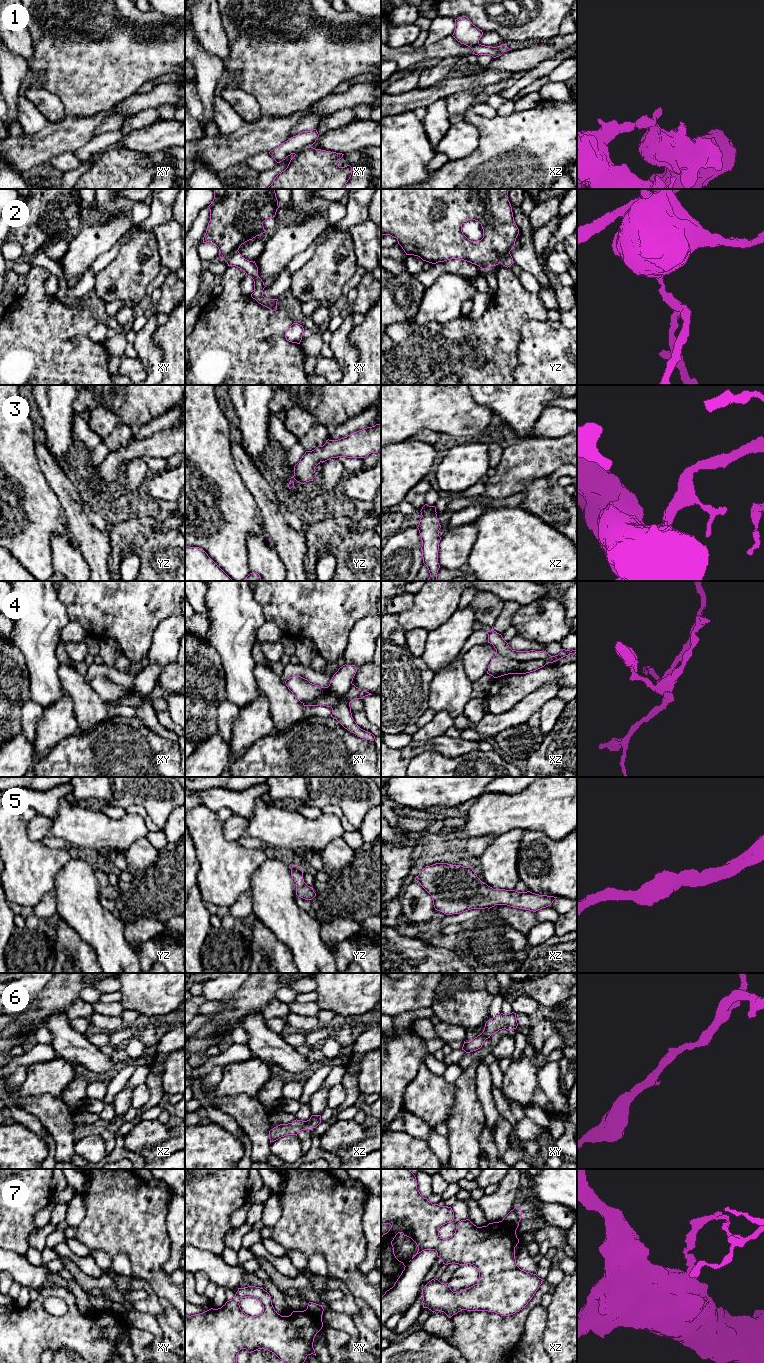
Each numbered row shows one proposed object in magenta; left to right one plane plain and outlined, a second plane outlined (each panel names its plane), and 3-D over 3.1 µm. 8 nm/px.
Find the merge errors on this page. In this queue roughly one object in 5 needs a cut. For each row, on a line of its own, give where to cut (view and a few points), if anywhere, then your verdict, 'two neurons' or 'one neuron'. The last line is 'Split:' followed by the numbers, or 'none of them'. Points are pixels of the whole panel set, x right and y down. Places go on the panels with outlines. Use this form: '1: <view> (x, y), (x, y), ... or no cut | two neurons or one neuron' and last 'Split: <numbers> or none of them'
1: xy (310, 146), (300, 149), (295, 154) | two neurons
2: xy (237, 250), (225, 260) | two neurons
3: no cut | one neuron
4: xz (496, 649), (501, 654), (514, 659), (542, 659), (546, 663) | two neurons
5: no cut | one neuron
6: no cut | one neuron
7: xy (305, 1310), (315, 1314), (321, 1320) | two neurons
Split: 1, 2, 4, 7

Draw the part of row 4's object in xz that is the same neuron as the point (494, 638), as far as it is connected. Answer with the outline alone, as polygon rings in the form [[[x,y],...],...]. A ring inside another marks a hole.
[[[493,627],[490,631],[487,631],[488,634],[488,643],[492,644],[494,648],[503,656],[519,660],[519,661],[529,661],[529,660],[535,660],[535,659],[541,659],[546,664],[553,663],[558,661],[559,659],[568,656],[570,654],[573,654],[577,656],[577,649],[576,650],[565,650],[562,649],[562,651],[555,656],[549,655],[546,651],[516,651],[512,650],[508,643],[503,639],[502,635],[497,633]]]

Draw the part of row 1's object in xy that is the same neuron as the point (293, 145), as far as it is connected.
[[[316,129],[302,131],[298,135],[289,138],[279,147],[271,150],[269,154],[277,163],[280,163],[291,154],[296,154],[306,147],[311,147],[318,137],[319,134]]]

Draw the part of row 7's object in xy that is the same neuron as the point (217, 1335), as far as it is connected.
[[[238,1288],[233,1299],[221,1308],[185,1315],[185,1363],[237,1363],[237,1355],[241,1349],[246,1349],[248,1353],[264,1349],[274,1353],[285,1363],[304,1363],[308,1355],[316,1356],[313,1342],[322,1327],[322,1320],[306,1310],[281,1316],[275,1311],[270,1294],[263,1288]],[[245,1297],[260,1301],[263,1312],[257,1316],[245,1314],[239,1305],[240,1300]]]

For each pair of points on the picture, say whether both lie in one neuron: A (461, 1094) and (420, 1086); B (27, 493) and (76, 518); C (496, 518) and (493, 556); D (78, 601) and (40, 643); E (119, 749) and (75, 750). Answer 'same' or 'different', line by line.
A: different
B: different
C: same
D: different
E: same

